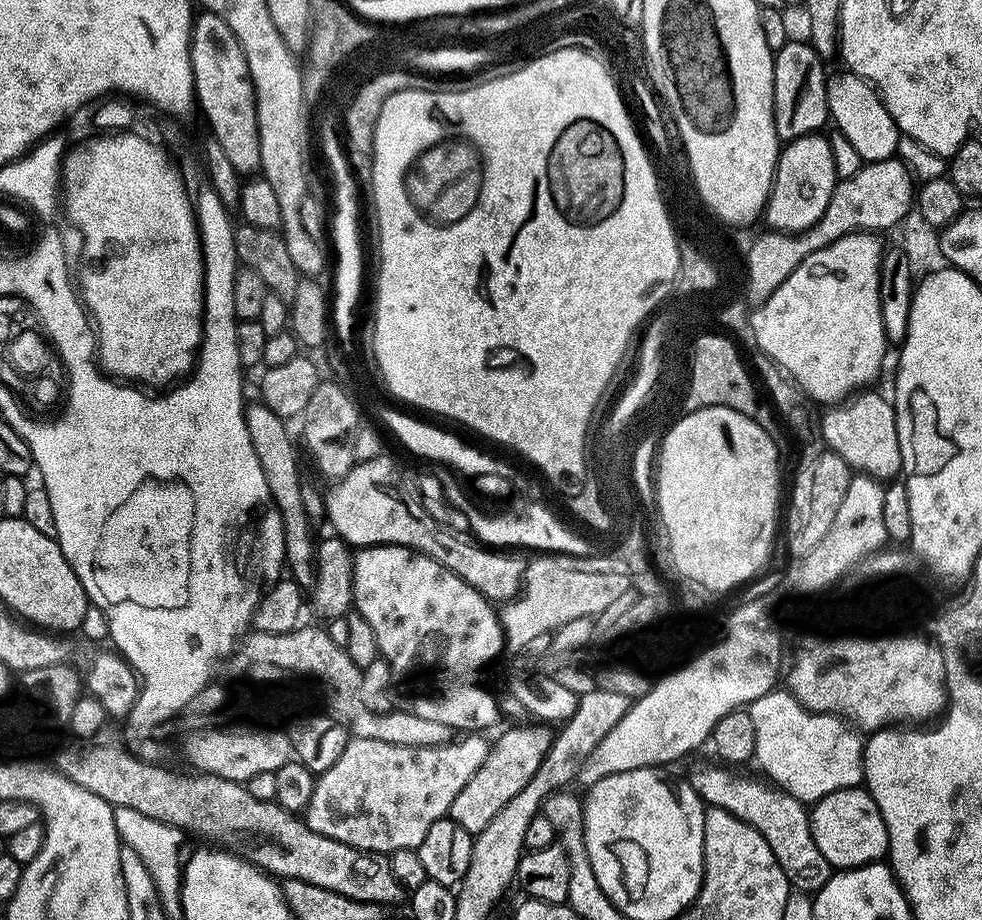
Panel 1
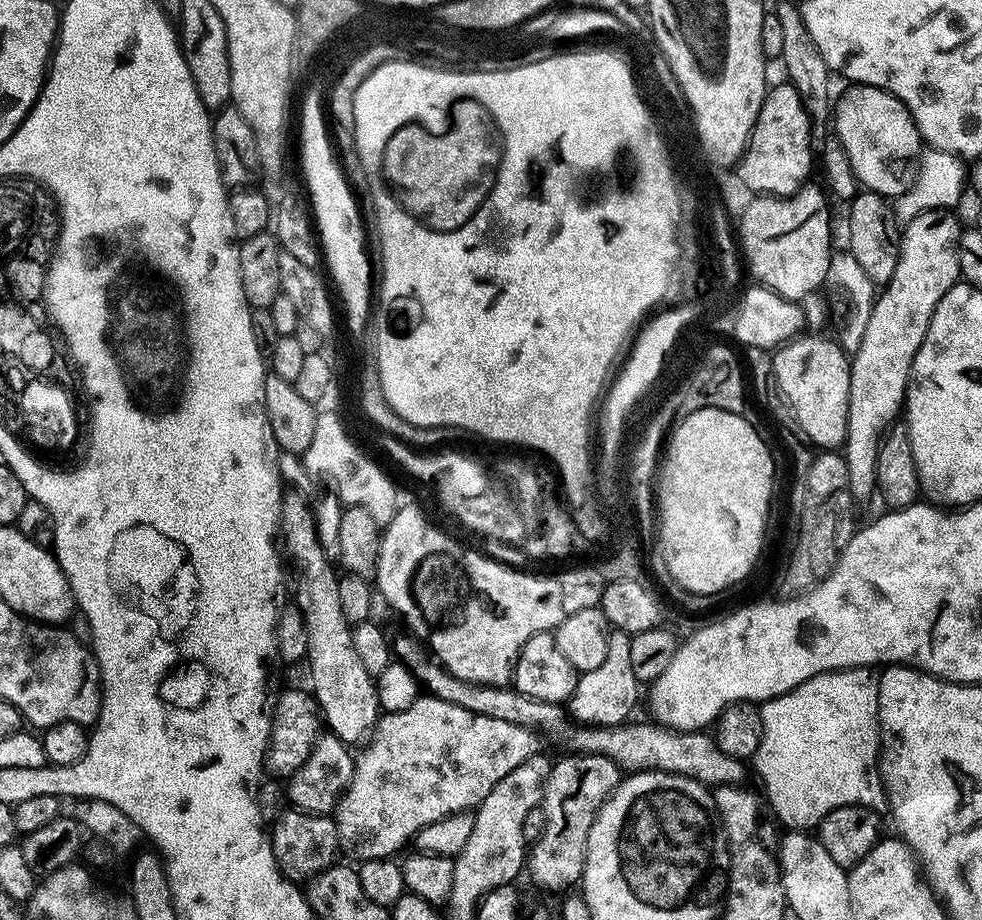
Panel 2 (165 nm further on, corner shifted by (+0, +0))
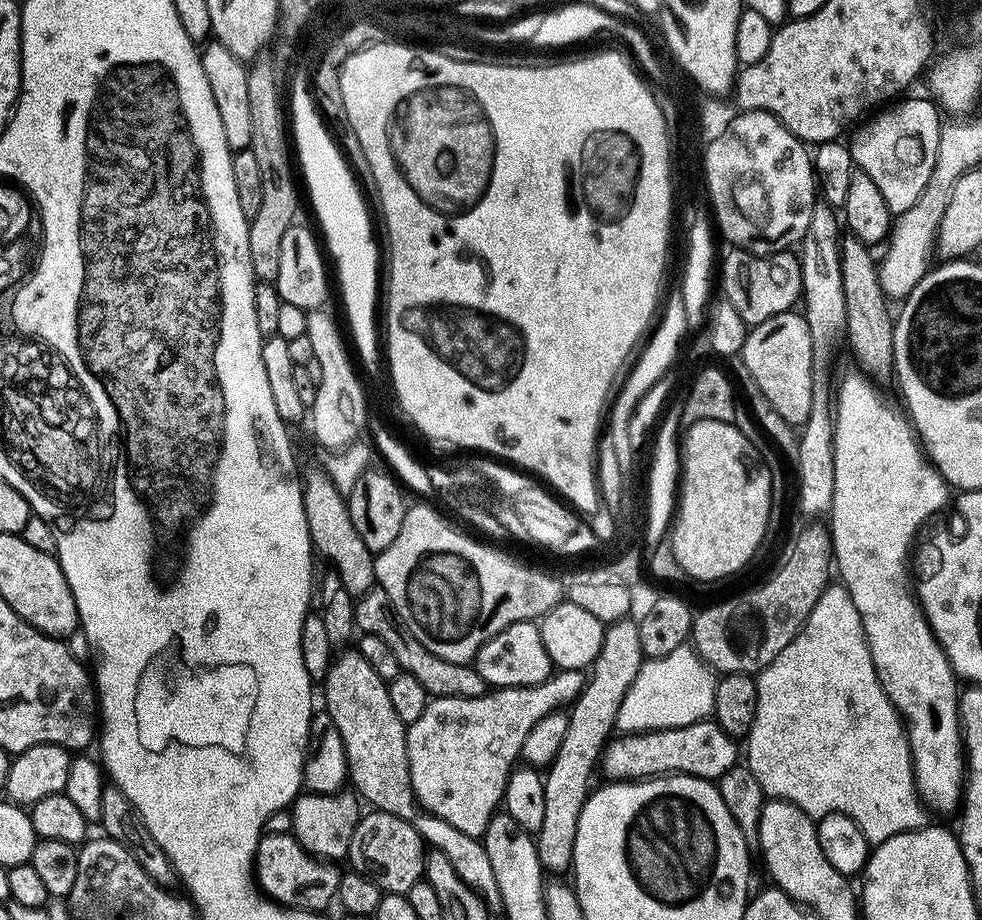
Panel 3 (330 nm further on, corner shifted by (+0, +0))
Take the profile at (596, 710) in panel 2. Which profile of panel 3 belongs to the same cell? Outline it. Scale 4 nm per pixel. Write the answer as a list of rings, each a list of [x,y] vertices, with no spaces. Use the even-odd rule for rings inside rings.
[[[557,671],[545,684],[533,688],[502,688],[489,691],[482,698],[442,698],[429,703],[426,714],[408,729],[408,753],[414,794],[423,811],[445,820],[454,830],[470,834],[483,841],[487,828],[504,803],[508,777],[524,755],[530,730],[547,716],[553,716],[565,706],[575,705],[584,693],[589,677],[583,671]]]

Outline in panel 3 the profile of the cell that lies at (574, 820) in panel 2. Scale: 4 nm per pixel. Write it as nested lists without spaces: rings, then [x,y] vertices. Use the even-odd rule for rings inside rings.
[[[711,719],[694,726],[661,732],[624,734],[619,738],[609,743],[602,757],[602,772],[612,782],[643,782],[677,774],[719,782],[723,776],[730,774],[730,770],[738,767],[742,760],[741,745]]]

